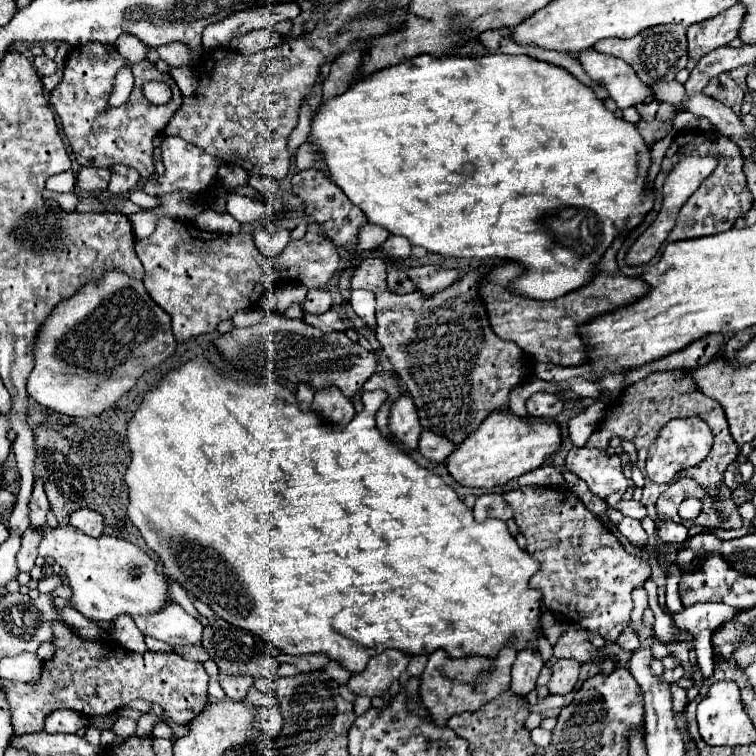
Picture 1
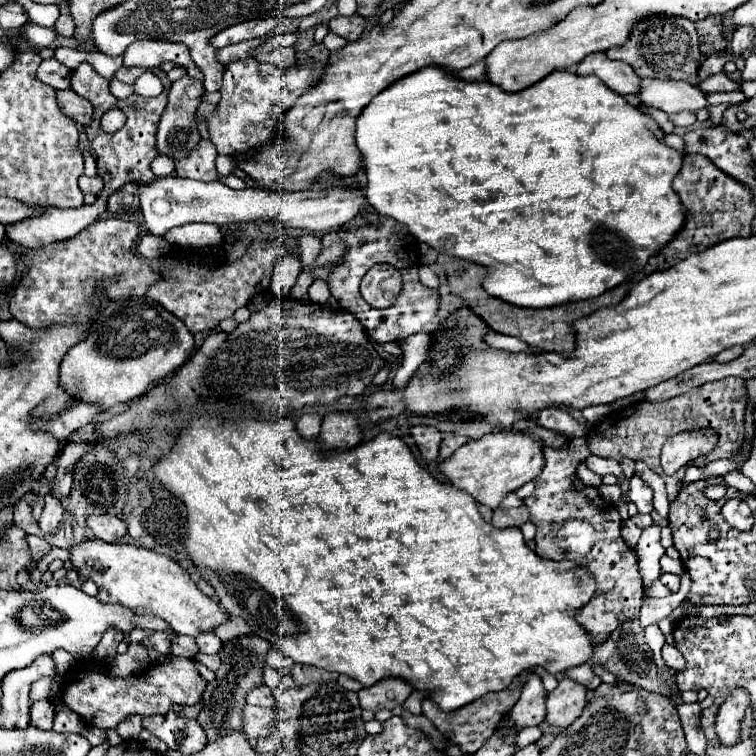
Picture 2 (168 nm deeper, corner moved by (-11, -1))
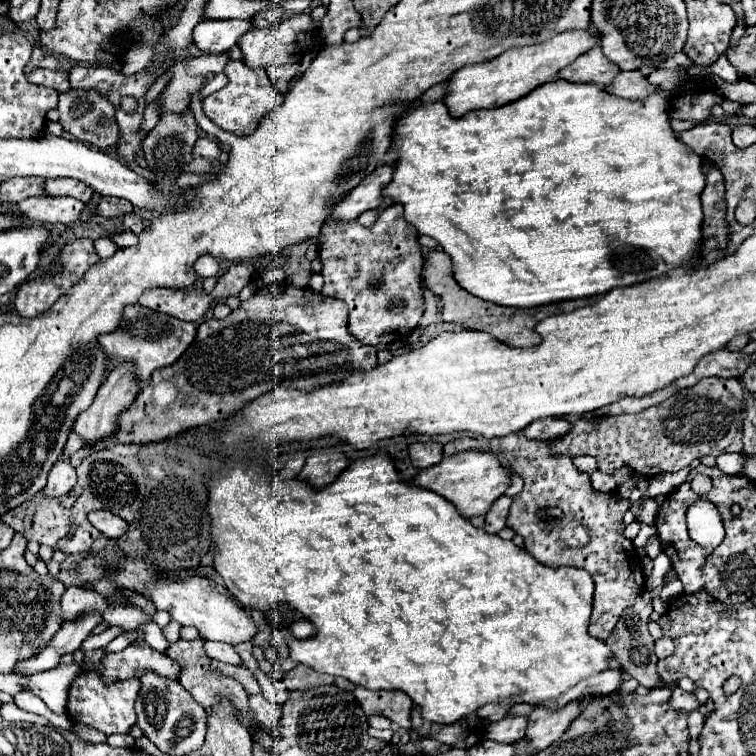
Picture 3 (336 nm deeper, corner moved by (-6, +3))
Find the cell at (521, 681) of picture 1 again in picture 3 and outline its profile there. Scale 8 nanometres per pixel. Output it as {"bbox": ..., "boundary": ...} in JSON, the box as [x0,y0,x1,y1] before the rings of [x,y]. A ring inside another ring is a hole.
{"bbox":[488,717,526,743],"boundary":[[[506,717],[496,723],[488,725],[488,739],[494,739],[498,743],[516,743],[524,737],[526,731],[526,717]]]}

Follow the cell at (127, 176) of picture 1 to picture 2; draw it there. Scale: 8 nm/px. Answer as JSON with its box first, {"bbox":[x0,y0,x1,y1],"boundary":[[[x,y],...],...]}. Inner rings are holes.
{"bbox":[107,183,139,215],"boundary":[[[125,183],[121,189],[113,191],[107,201],[107,211],[119,215],[125,209],[139,209],[137,183]]]}

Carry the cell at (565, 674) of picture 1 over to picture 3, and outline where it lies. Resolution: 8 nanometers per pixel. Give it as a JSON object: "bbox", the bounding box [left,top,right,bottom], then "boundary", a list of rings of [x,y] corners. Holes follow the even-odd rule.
{"bbox":[526,703,582,753],"boundary":[[[570,703],[566,709],[560,711],[548,711],[536,707],[528,715],[528,729],[526,729],[526,739],[530,741],[530,747],[538,753],[546,747],[550,747],[556,739],[562,737],[562,733],[568,729],[568,725],[578,717],[582,711],[582,705]]]}

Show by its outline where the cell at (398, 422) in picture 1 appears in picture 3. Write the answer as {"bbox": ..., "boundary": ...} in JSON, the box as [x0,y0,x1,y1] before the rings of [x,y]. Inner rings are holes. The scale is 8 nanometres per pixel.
{"bbox":[410,443,442,469],"boundary":[[[414,443],[410,445],[410,461],[418,469],[428,469],[442,461],[442,445],[440,443]]]}

